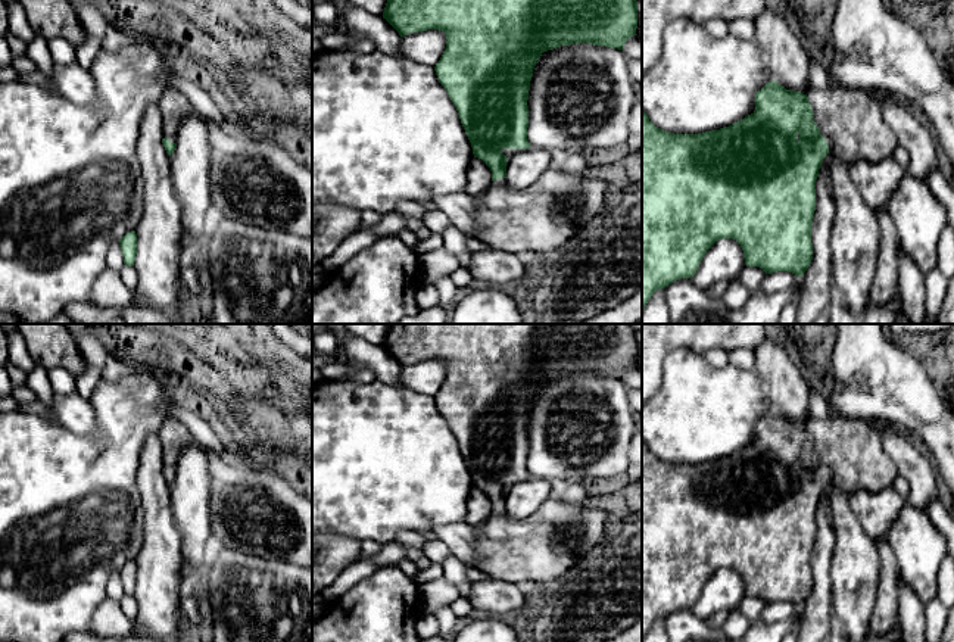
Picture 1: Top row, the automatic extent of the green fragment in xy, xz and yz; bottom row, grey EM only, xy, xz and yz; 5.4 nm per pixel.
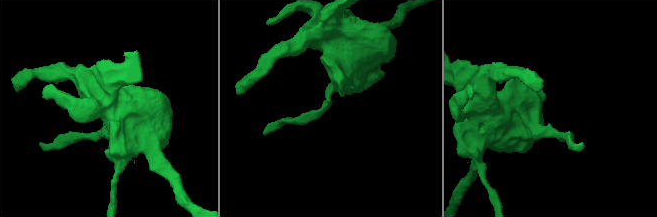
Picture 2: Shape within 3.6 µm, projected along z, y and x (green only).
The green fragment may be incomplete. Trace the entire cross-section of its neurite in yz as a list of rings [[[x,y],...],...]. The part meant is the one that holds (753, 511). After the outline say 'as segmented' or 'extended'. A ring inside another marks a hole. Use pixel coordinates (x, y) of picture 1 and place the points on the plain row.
[[[773,409],[755,423],[755,440],[751,445],[729,456],[699,464],[667,462],[655,456],[642,440],[642,642],[658,618],[665,618],[680,608],[692,608],[707,580],[721,568],[733,568],[741,574],[746,596],[760,596],[766,604],[788,601],[801,607],[813,590],[811,555],[816,540],[816,509],[826,484],[832,483],[847,495],[857,490],[879,492],[892,486],[898,476],[894,459],[882,446],[880,431],[874,423],[860,418],[827,417],[802,424],[786,420]]] | extended

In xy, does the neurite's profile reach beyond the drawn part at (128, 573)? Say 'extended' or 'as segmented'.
as segmented

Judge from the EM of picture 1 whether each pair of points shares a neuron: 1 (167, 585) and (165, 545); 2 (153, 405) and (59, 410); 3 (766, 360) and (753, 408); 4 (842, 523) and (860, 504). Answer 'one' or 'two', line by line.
1: one
2: two
3: two
4: two

